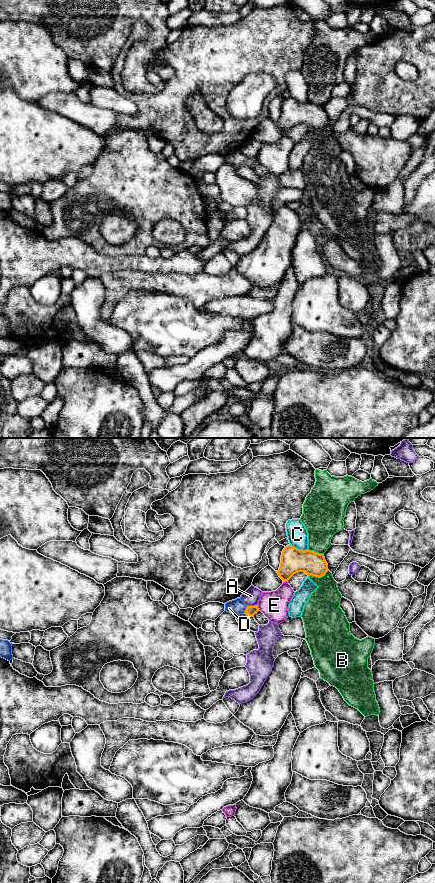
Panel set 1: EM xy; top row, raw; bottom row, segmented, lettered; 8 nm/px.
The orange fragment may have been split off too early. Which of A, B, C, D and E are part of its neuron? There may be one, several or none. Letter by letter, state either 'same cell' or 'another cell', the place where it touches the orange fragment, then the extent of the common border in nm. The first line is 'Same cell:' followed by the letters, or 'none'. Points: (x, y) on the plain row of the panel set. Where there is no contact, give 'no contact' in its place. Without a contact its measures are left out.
Same cell: D
A: another cell | xy (252, 158) | 90 nm
B: another cell | xy (318, 128) | 170 nm
C: another cell | xy (298, 101) | 150 nm
D: same cell | xy (246, 161) | 60 nm
E: another cell | xy (258, 160) | 50 nm

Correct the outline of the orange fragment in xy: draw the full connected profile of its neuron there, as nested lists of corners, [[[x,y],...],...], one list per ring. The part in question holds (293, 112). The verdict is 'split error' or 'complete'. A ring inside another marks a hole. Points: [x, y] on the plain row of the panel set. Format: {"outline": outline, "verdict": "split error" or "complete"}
{"outline": [[[288,97],[282,103],[281,115],[277,125],[283,134],[286,134],[298,124],[322,129],[327,123],[328,116],[323,106],[310,102],[299,102]]], "verdict": "complete"}

